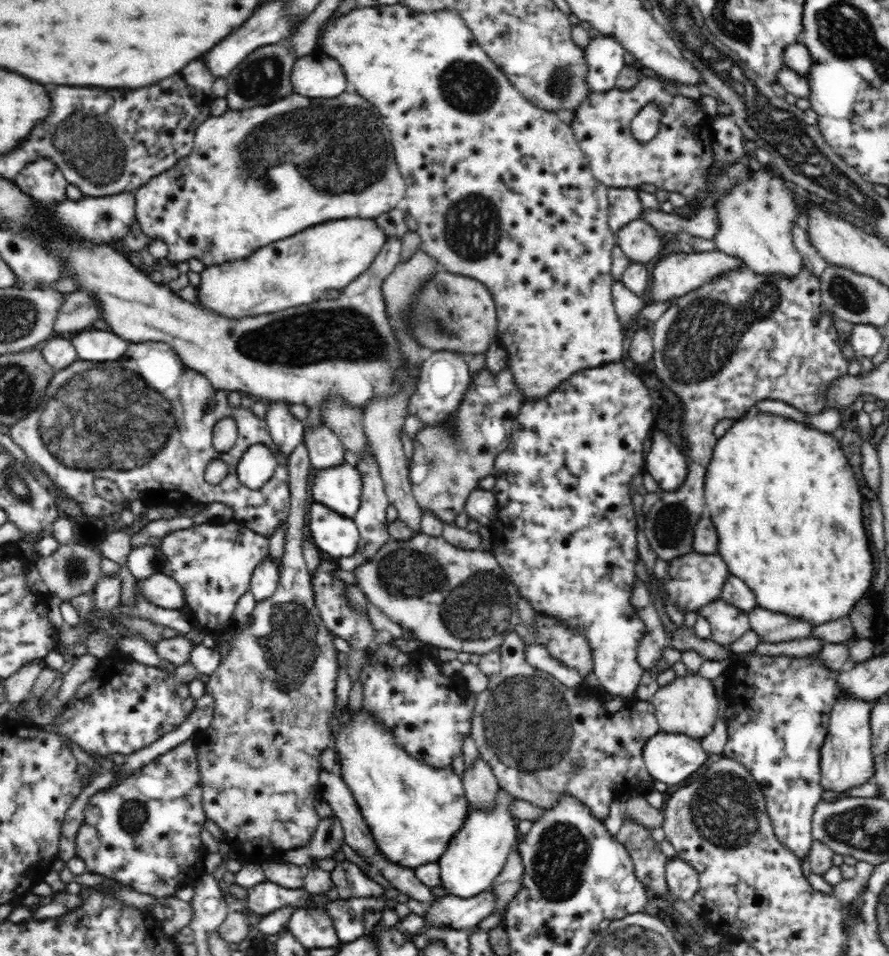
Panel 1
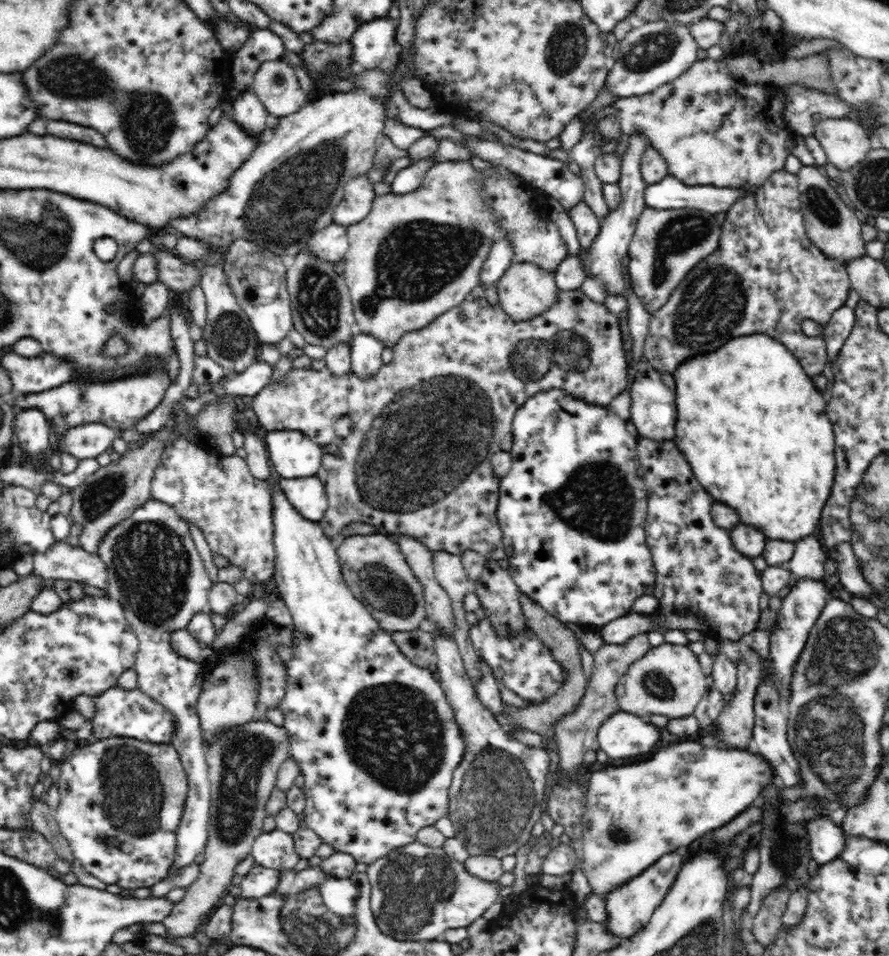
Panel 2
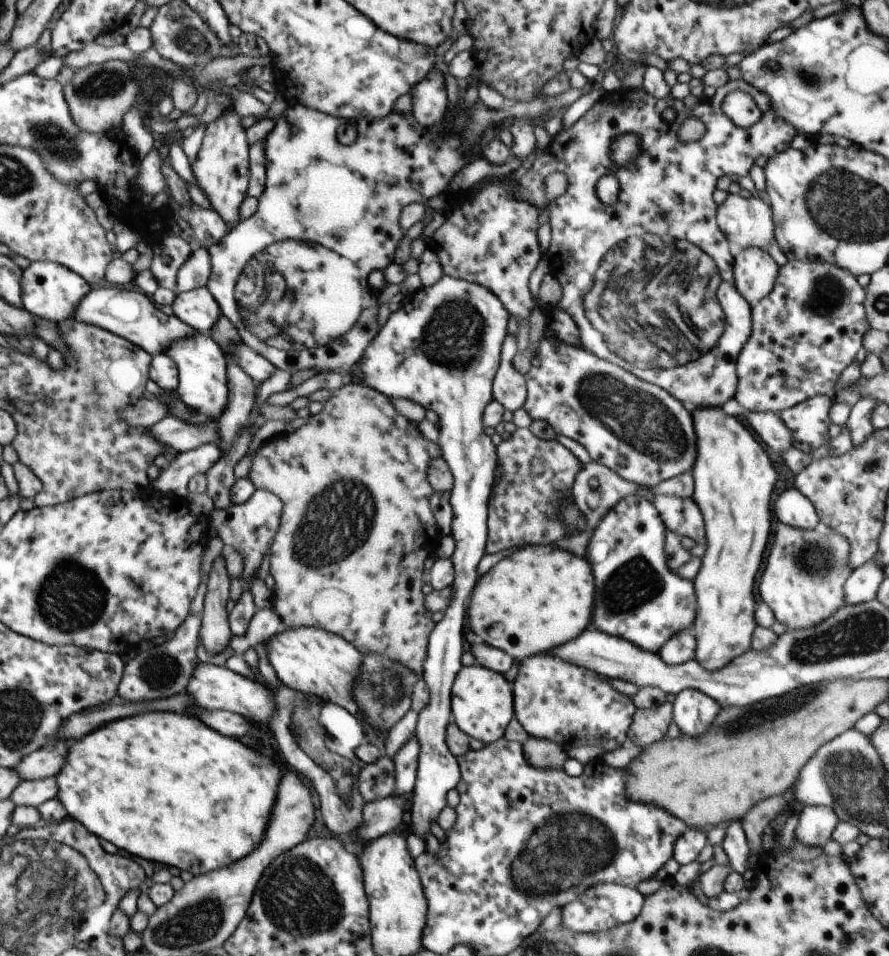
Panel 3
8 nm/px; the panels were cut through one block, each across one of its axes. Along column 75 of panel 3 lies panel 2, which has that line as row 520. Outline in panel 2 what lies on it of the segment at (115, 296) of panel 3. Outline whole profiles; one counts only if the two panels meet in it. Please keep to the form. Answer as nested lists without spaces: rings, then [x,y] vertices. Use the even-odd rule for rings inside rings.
[[[316,475],[304,478],[278,477],[278,481],[288,501],[304,518],[314,522],[324,518],[329,500],[324,483]]]

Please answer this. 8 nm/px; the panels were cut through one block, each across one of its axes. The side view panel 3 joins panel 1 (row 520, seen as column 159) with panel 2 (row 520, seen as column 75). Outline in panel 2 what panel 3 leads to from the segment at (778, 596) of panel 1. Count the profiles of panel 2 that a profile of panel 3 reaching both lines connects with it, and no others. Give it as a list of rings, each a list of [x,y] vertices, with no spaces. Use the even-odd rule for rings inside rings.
[[[750,334],[750,336],[732,338],[716,352],[684,360],[676,368],[674,378],[676,378],[676,409],[678,410],[674,441],[690,464],[698,482],[714,497],[714,500],[735,507],[739,511],[741,524],[758,527],[768,540],[795,543],[800,538],[819,531],[821,512],[829,497],[833,485],[833,474],[836,472],[835,437],[832,424],[826,416],[826,395],[818,390],[815,382],[805,373],[799,358],[796,358],[796,355],[792,354],[792,351],[784,343],[778,342],[766,334]]]

